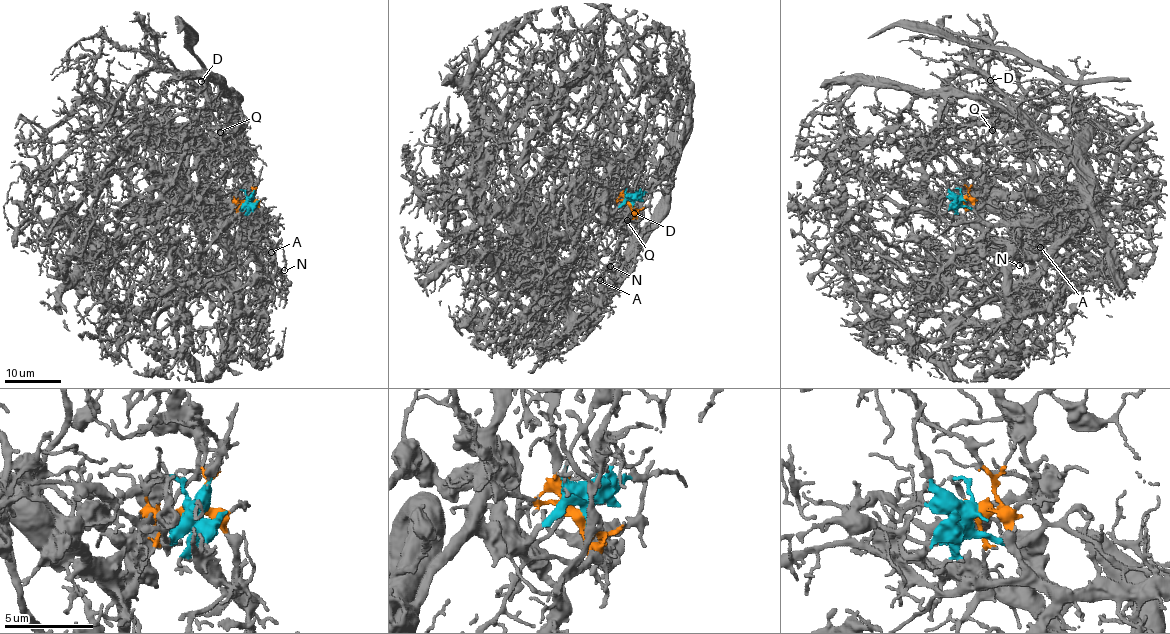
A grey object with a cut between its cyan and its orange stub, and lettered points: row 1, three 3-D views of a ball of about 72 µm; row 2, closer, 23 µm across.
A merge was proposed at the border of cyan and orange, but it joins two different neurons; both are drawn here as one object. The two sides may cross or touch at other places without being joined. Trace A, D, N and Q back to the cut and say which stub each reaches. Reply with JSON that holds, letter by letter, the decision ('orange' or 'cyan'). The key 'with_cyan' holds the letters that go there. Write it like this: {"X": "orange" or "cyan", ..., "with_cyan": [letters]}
{"A": "orange", "D": "orange", "N": "orange", "Q": "orange", "with_cyan": []}

